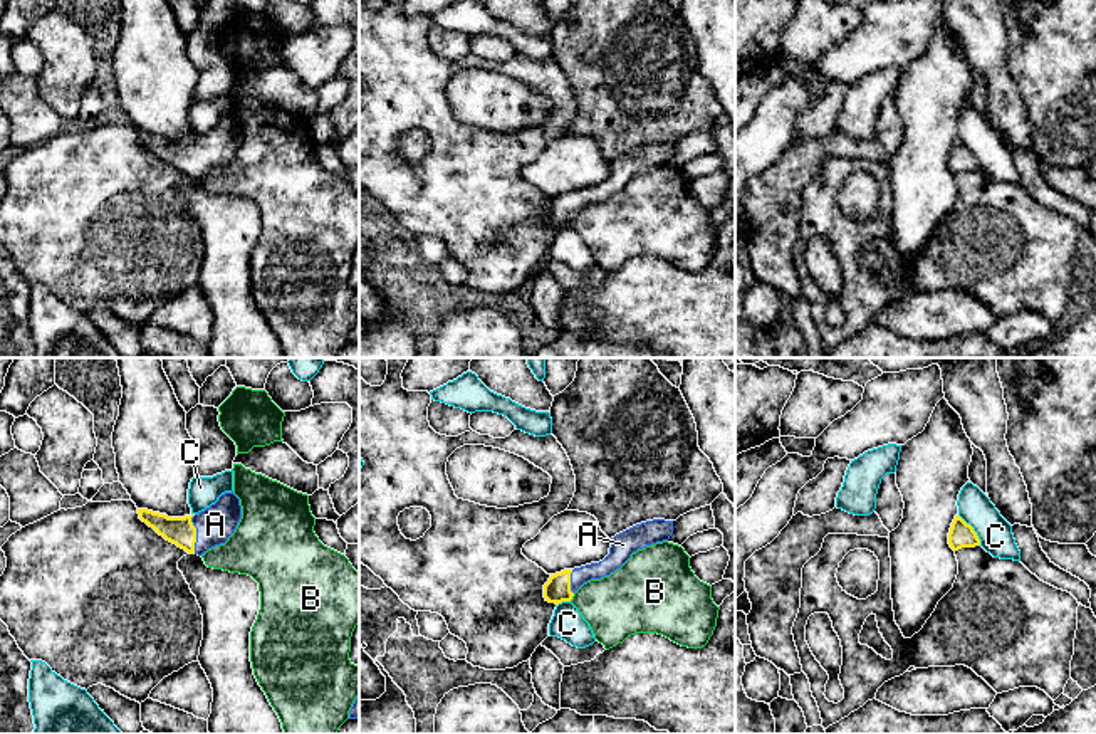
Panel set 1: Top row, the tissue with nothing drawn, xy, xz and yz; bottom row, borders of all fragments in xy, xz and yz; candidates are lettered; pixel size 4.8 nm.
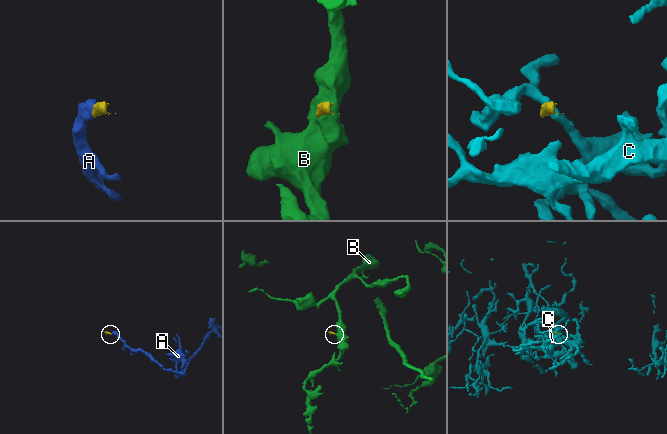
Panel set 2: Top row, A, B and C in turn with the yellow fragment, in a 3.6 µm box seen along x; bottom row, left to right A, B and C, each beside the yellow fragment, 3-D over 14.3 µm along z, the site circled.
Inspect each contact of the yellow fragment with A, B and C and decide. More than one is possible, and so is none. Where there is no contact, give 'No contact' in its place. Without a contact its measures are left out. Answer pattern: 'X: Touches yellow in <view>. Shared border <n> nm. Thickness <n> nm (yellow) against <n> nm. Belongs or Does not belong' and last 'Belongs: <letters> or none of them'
A: Touches yellow in xy. Shared border 190 nm. Thickness 140 nm (yellow) against 180 nm. Belongs
B: Touches yellow in xz. Shared border 50 nm. Thickness 120 nm (yellow) against 300 nm. Does not belong
C: Touches yellow in yz. Shared border 180 nm. Thickness 120 nm (yellow) against 160 nm. Does not belong
Belongs: A

